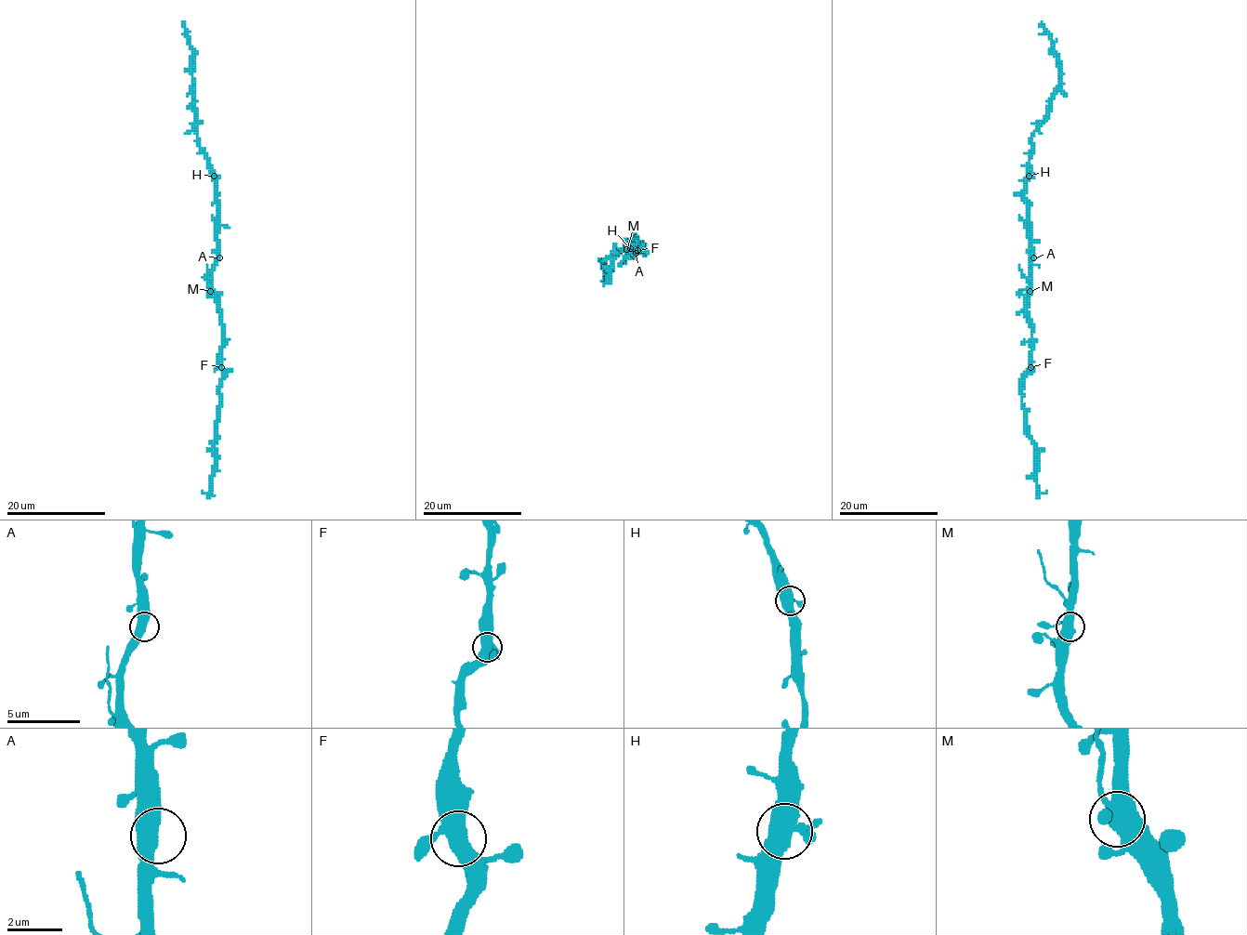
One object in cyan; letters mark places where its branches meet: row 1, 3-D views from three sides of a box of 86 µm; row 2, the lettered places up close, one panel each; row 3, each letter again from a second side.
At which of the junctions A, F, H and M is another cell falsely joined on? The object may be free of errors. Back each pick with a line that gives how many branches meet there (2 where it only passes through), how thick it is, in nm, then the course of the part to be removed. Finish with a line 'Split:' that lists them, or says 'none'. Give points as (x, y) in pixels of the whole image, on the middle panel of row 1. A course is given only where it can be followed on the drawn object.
M: 4 | 550 nm | (626, 249), (623, 248), (623, 238)
Split: M

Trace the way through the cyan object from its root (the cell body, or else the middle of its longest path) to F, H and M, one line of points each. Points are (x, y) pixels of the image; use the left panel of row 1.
F: (217, 257), (212, 274), (212, 294), (217, 304), (221, 322), (221, 367)
H: (217, 257), (217, 201), (214, 176)
M: (217, 257), (212, 274), (210, 290)

